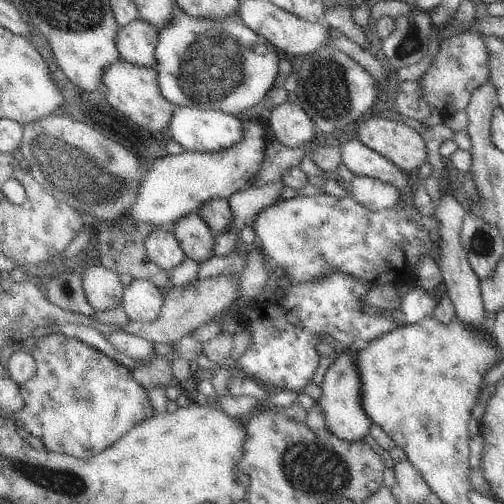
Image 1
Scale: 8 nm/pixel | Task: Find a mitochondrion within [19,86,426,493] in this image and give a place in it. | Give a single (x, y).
(74, 168)

